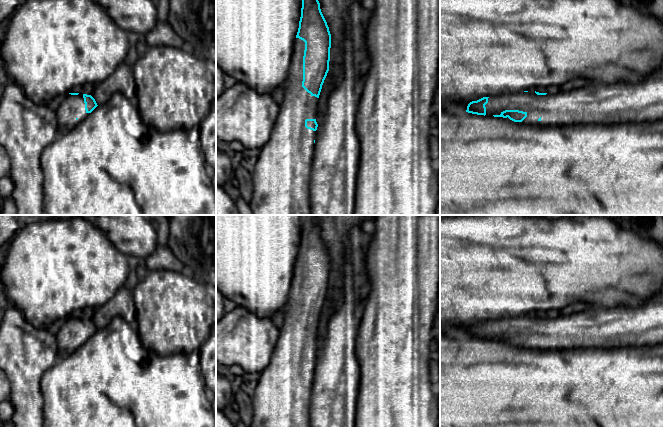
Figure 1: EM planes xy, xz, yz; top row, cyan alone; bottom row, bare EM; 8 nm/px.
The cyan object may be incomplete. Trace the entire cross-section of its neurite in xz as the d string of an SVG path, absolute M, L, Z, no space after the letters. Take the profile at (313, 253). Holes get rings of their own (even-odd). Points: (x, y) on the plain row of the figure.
M304 215L285 321L270 363L260 372L250 427L310 427L310 396L318 348L317 327L329 295L331 258L313 215Z

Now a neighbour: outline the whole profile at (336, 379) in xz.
M313 215L331 258L329 296L333 312L322 346L318 348L310 396L310 427L355 427L360 367L355 355L361 303L353 282L350 231L374 215Z

